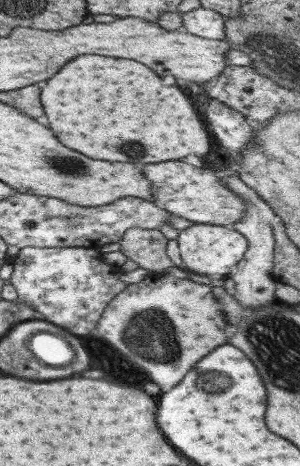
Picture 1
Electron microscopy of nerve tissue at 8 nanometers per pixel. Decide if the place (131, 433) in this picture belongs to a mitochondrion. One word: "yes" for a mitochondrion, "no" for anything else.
no

